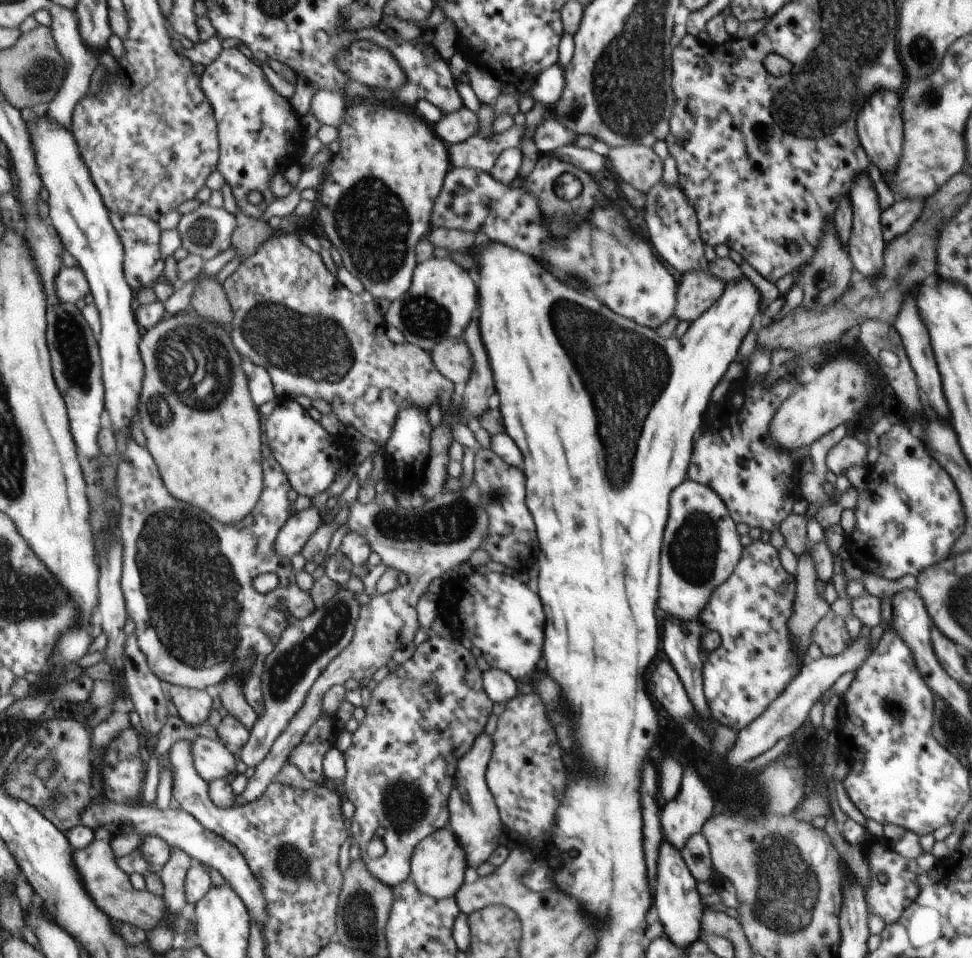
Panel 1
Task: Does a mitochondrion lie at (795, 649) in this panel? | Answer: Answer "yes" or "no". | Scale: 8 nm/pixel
no

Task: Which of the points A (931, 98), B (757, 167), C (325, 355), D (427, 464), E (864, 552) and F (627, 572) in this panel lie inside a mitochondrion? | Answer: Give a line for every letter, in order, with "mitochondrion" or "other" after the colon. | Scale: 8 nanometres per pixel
A: mitochondrion
B: other
C: mitochondrion
D: other
E: other
F: mitochondrion

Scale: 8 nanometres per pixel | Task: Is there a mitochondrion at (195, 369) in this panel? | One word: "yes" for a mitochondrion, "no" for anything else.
yes

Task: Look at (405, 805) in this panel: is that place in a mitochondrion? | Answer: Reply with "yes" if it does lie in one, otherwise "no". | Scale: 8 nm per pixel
yes

